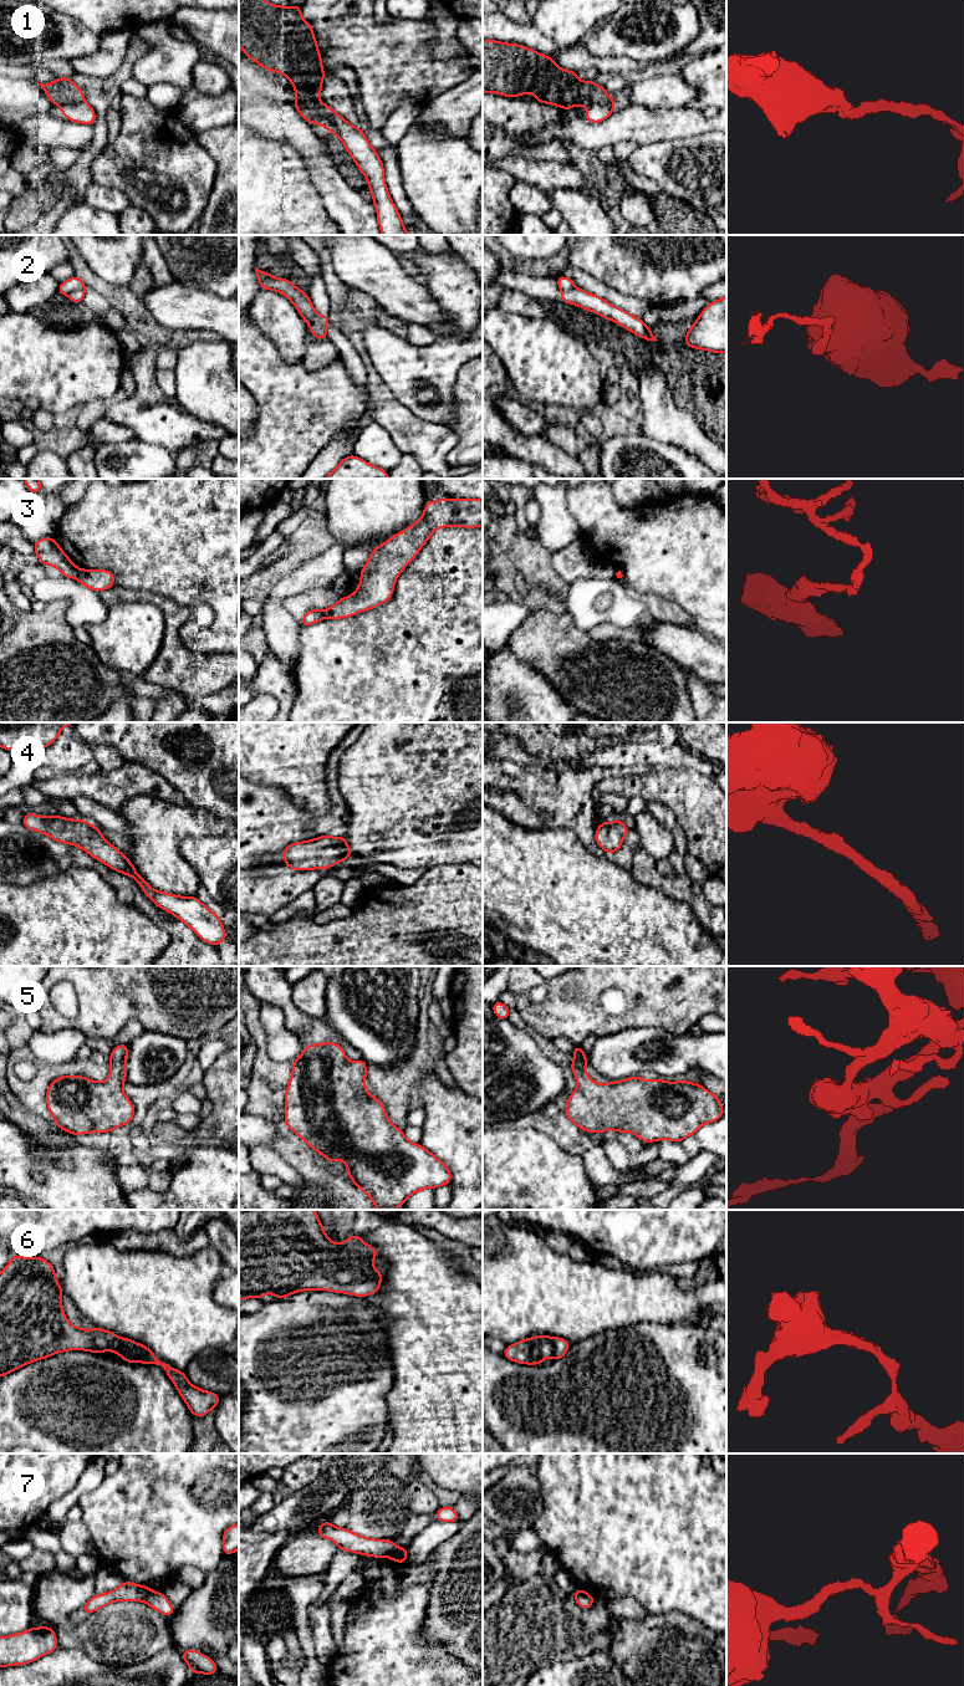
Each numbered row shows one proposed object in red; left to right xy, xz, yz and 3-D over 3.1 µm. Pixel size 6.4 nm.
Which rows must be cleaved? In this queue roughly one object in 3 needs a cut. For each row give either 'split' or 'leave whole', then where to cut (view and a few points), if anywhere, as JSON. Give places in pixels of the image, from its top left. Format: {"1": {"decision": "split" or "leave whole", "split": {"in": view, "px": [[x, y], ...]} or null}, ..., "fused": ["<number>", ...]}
{"1": {"decision": "split", "split": {"in": "xy", "px": [[82, 100], [61, 106]]}}, "2": {"decision": "split", "split": {"in": "xy", "px": [[85, 290], [74, 290], [67, 295]]}}, "3": {"decision": "split", "split": {"in": "xy", "px": [[81, 570], [76, 577]]}}, "4": {"decision": "leave whole", "split": null}, "5": {"decision": "leave whole", "split": null}, "6": {"decision": "leave whole", "split": null}, "7": {"decision": "split", "split": {"in": "xy", "px": [[151, 1590], [143, 1600]]}}, "fused": ["1", "2", "3", "7"]}

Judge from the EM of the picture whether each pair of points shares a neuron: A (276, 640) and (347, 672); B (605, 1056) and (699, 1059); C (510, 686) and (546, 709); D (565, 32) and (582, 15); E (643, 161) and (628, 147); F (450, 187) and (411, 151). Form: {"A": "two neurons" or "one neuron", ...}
{"A": "two neurons", "B": "one neuron", "C": "one neuron", "D": "one neuron", "E": "two neurons", "F": "one neuron"}

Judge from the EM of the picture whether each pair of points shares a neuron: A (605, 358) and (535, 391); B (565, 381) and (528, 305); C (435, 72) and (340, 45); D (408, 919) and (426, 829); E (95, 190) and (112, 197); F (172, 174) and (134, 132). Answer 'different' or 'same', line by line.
A: different
B: different
C: same
D: different
E: same
F: same

